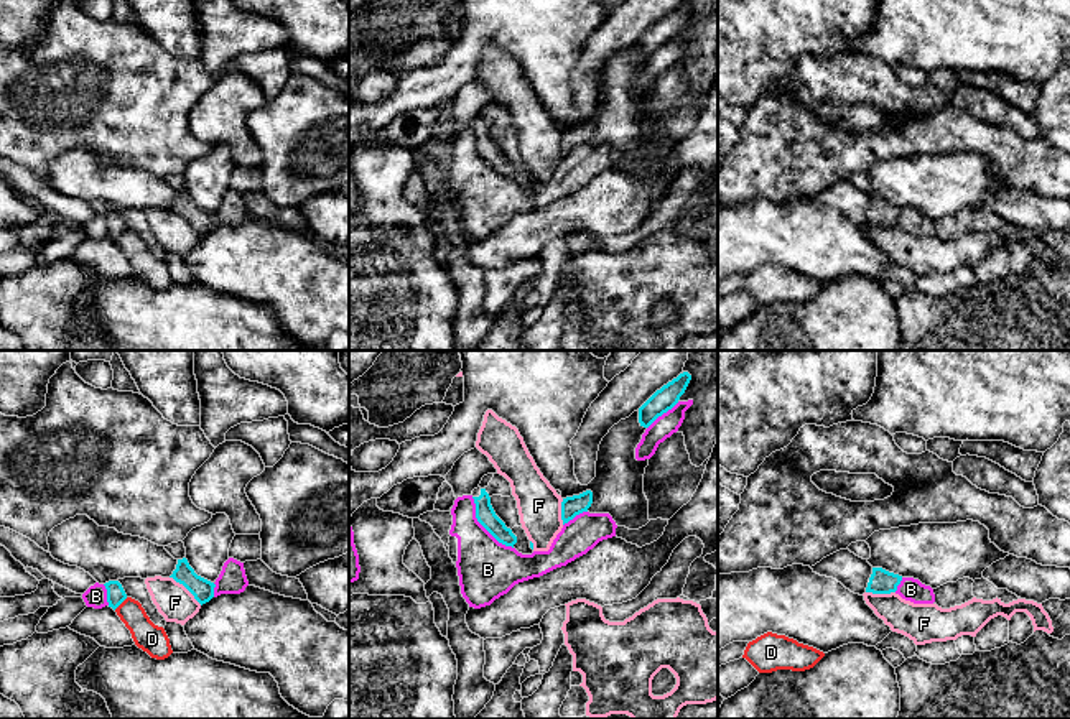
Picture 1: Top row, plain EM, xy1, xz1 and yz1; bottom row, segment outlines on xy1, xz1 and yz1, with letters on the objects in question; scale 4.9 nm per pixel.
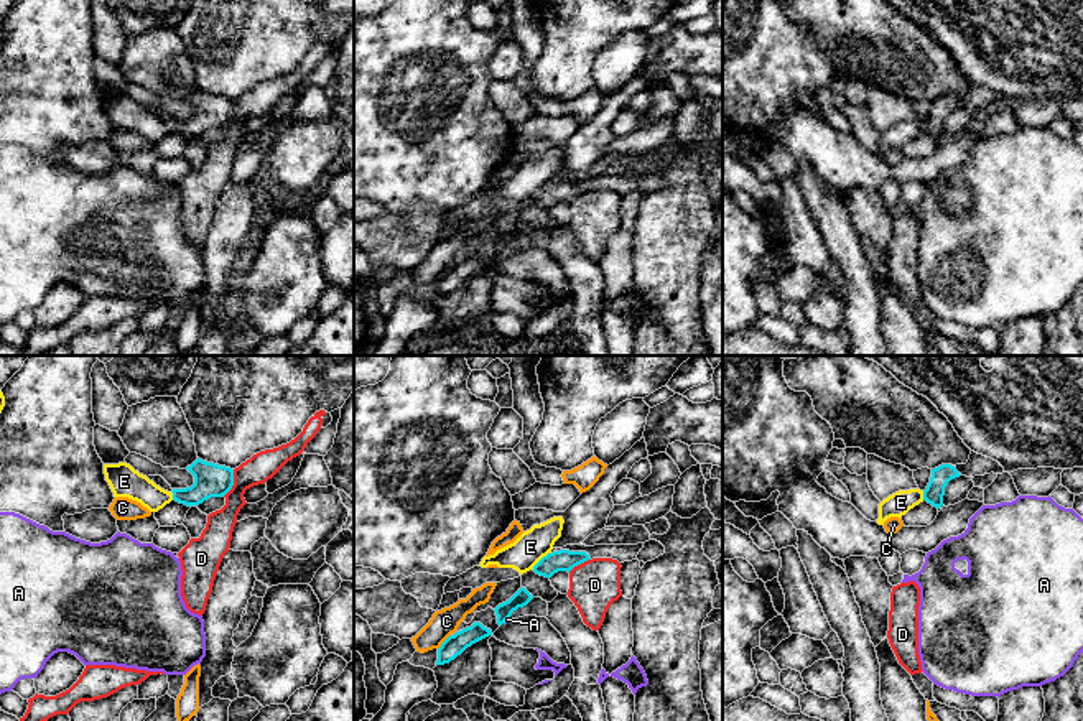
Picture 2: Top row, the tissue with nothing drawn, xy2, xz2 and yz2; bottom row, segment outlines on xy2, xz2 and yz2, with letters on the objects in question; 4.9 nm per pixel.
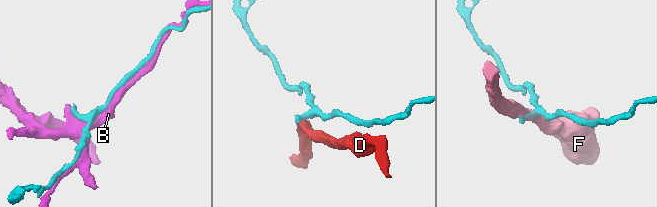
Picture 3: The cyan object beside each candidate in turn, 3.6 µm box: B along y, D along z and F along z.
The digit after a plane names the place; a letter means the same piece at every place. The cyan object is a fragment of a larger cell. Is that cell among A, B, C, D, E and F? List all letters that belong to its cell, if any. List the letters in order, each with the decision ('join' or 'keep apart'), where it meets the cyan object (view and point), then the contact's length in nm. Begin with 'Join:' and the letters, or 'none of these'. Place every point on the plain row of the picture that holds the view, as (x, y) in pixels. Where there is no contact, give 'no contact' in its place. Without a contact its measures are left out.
Join: none of these
A: keep apart; meets cyan in xz2 at (506, 251); contact 40 nm long
B: keep apart; meets cyan in xz1 at (484, 158); contact 320 nm long
C: keep apart; meets cyan in xz2 at (443, 274); contact 100 nm long
D: keep apart; meets cyan in xy2 at (232, 114); contact 140 nm long
E: keep apart; meets cyan in xz2 at (540, 191); contact 130 nm long
F: keep apart; meets cyan in xy1 at (186, 219); contact 220 nm long

